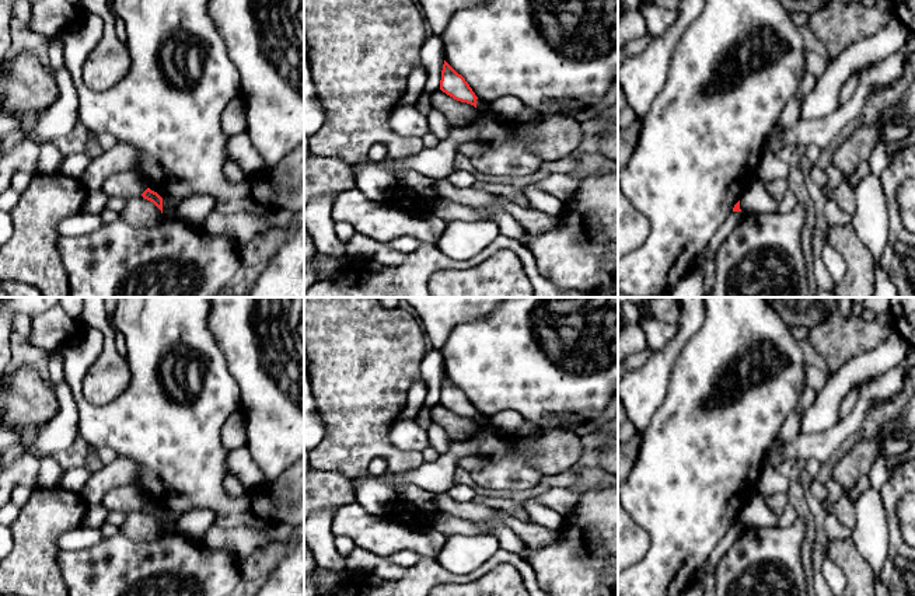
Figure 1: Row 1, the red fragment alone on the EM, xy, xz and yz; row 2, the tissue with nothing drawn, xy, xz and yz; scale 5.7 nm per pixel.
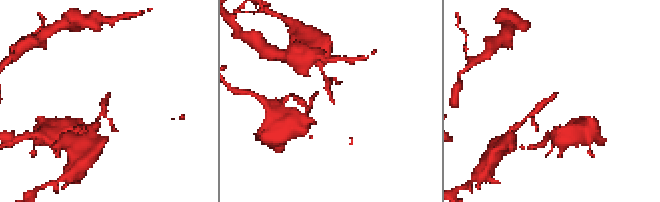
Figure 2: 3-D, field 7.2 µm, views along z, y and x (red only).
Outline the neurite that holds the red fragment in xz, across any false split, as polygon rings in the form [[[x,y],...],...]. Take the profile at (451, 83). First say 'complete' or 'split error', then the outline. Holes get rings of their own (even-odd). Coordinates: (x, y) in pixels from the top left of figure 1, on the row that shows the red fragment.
complete; [[[446,60],[441,70],[440,90],[457,101],[471,104],[476,108],[478,97],[465,81]]]

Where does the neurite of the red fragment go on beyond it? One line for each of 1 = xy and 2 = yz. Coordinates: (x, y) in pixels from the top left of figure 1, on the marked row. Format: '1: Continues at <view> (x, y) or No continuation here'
1: No continuation here
2: No continuation here

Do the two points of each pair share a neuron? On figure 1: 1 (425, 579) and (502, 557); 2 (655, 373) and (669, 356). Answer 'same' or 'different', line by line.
1: same
2: same

